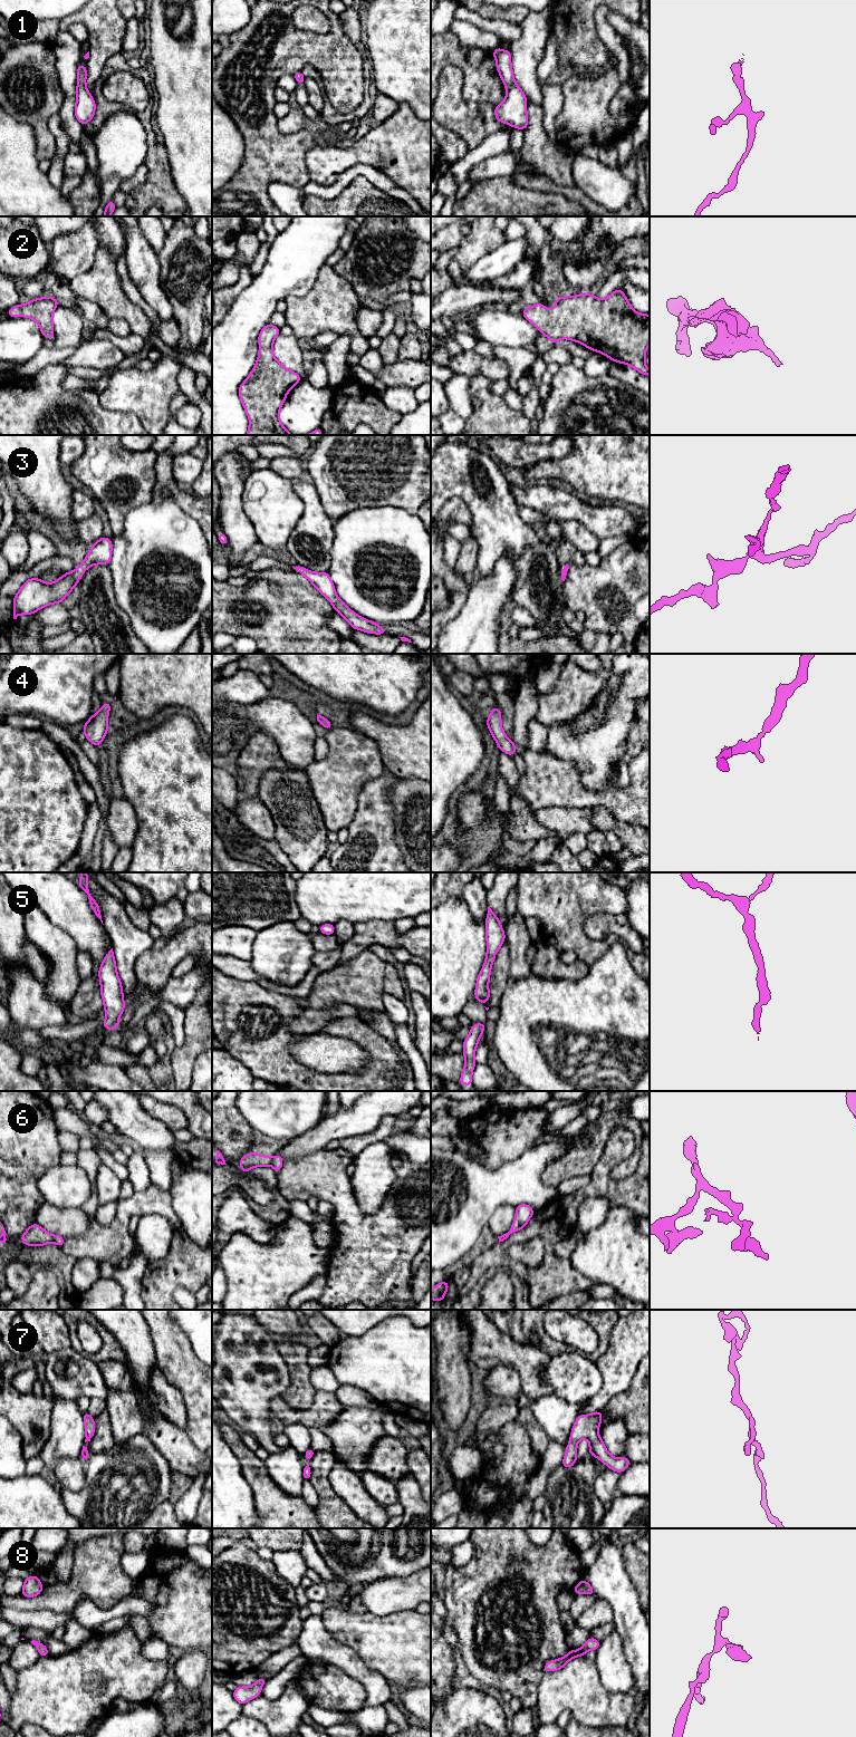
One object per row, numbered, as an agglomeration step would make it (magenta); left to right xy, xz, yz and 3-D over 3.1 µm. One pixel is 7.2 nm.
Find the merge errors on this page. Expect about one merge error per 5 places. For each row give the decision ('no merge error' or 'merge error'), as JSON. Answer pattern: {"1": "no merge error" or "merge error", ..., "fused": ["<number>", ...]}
{"1": "no merge error", "2": "no merge error", "3": "no merge error", "4": "no merge error", "5": "no merge error", "6": "merge error", "7": "no merge error", "8": "no merge error", "fused": ["6"]}

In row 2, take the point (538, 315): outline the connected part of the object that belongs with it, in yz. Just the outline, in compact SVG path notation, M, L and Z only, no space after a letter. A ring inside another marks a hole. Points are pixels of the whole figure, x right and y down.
M619 288L604 300L589 292L560 296L554 311L539 302L521 315L552 344L562 338L574 340L650 376L645 365L650 315L635 311Z

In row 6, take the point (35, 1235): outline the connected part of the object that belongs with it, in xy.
M33 1223L21 1235L21 1243L28 1246L44 1246L52 1242L52 1235Z

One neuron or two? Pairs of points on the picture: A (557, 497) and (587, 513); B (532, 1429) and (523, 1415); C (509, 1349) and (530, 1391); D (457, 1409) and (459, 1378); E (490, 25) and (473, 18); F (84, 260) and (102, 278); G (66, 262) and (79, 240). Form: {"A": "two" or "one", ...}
{"A": "one", "B": "one", "C": "one", "D": "one", "E": "one", "F": "two", "G": "one"}

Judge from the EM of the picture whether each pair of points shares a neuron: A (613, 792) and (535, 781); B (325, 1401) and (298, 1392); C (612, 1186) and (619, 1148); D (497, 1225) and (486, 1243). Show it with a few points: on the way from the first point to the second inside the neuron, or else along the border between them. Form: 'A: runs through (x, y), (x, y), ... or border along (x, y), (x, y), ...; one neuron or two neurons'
A: runs through (594, 798), (575, 795), (558, 783), (554, 783); one neuron
B: border along (316, 1391), (313, 1402), (307, 1408), (289, 1407); two neurons
C: runs through (606, 1177), (606, 1163), (611, 1157); one neuron
D: border along (488, 1224), (489, 1228), (497, 1236); two neurons

